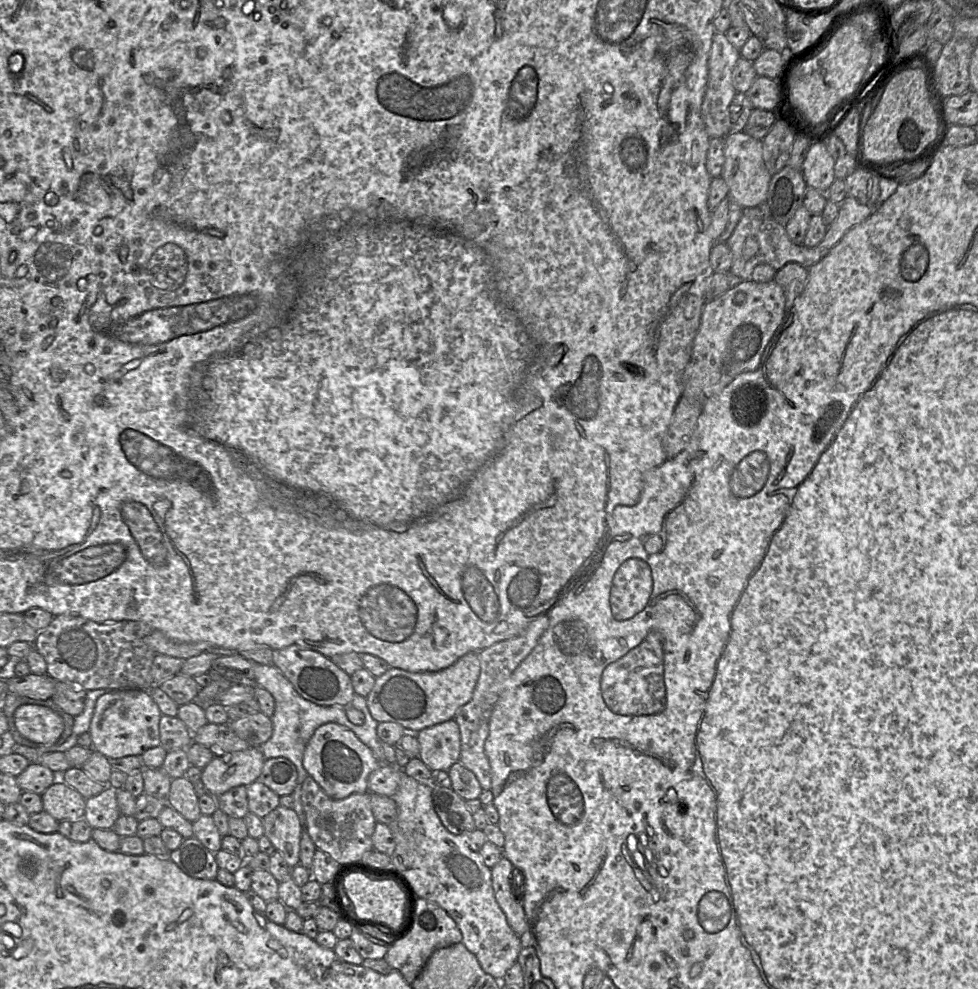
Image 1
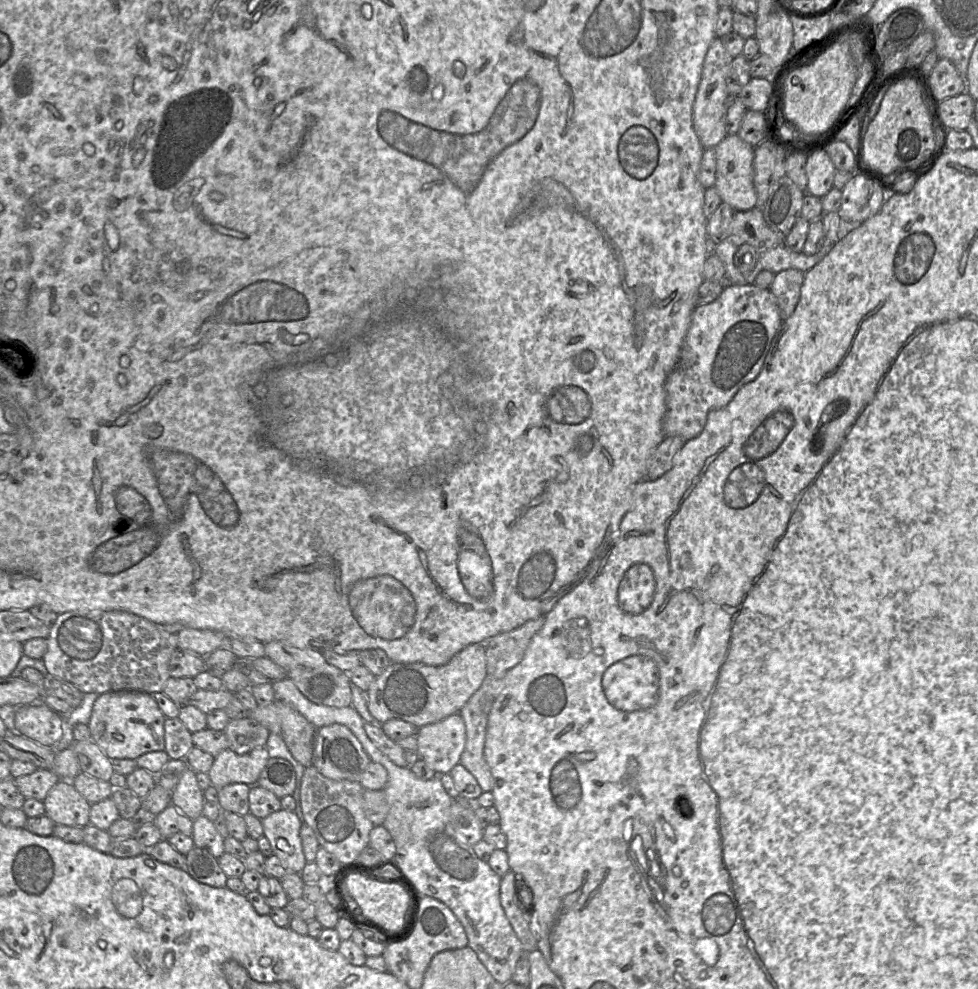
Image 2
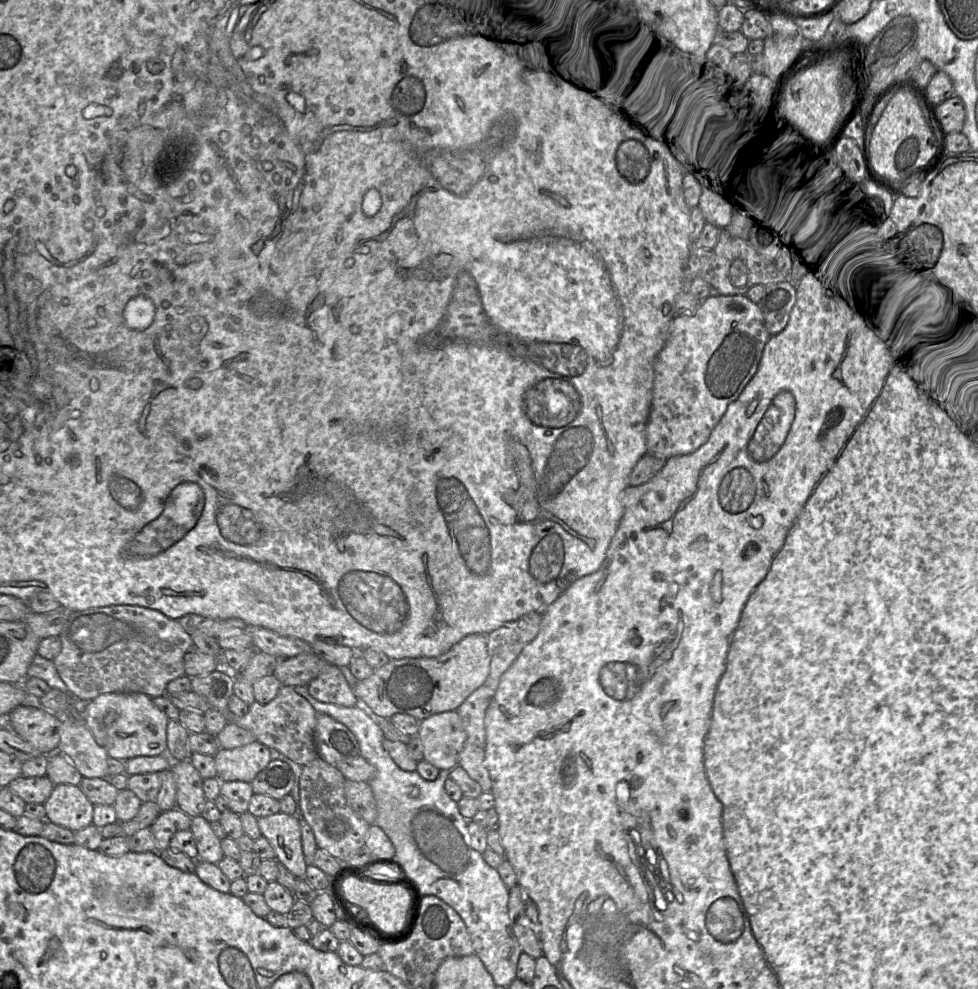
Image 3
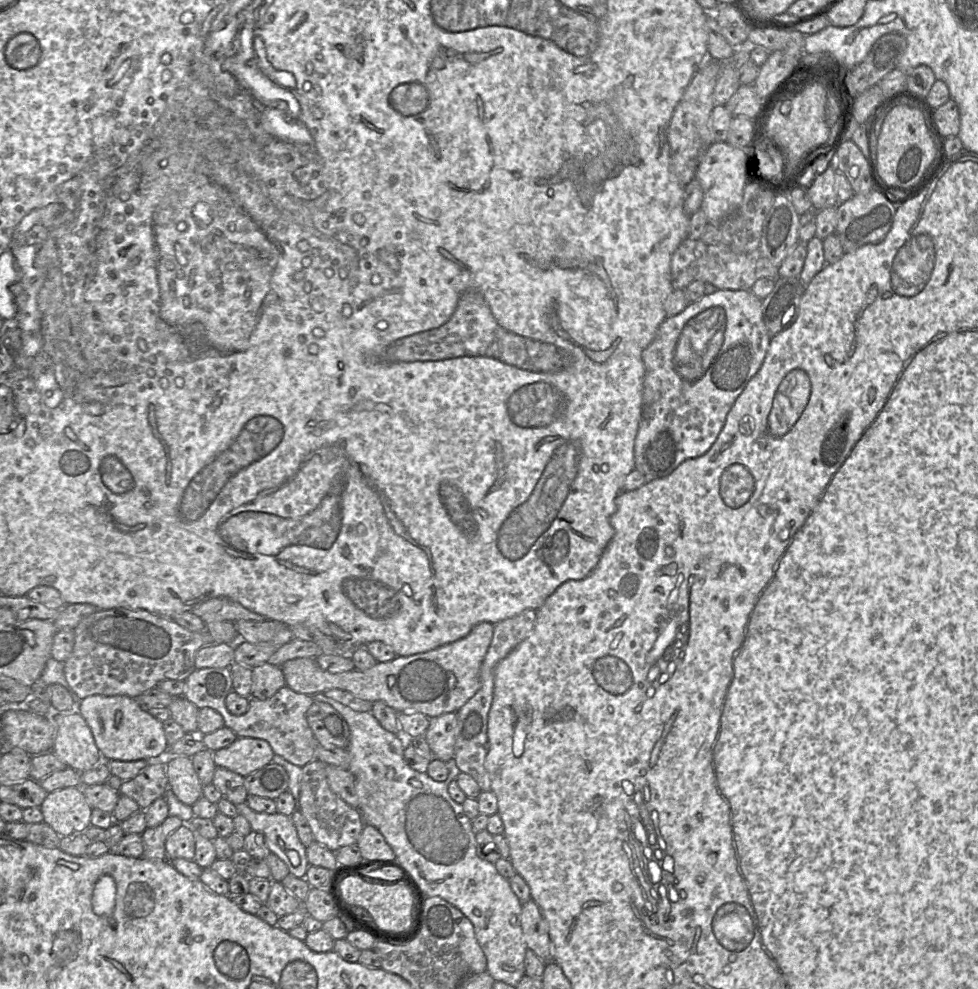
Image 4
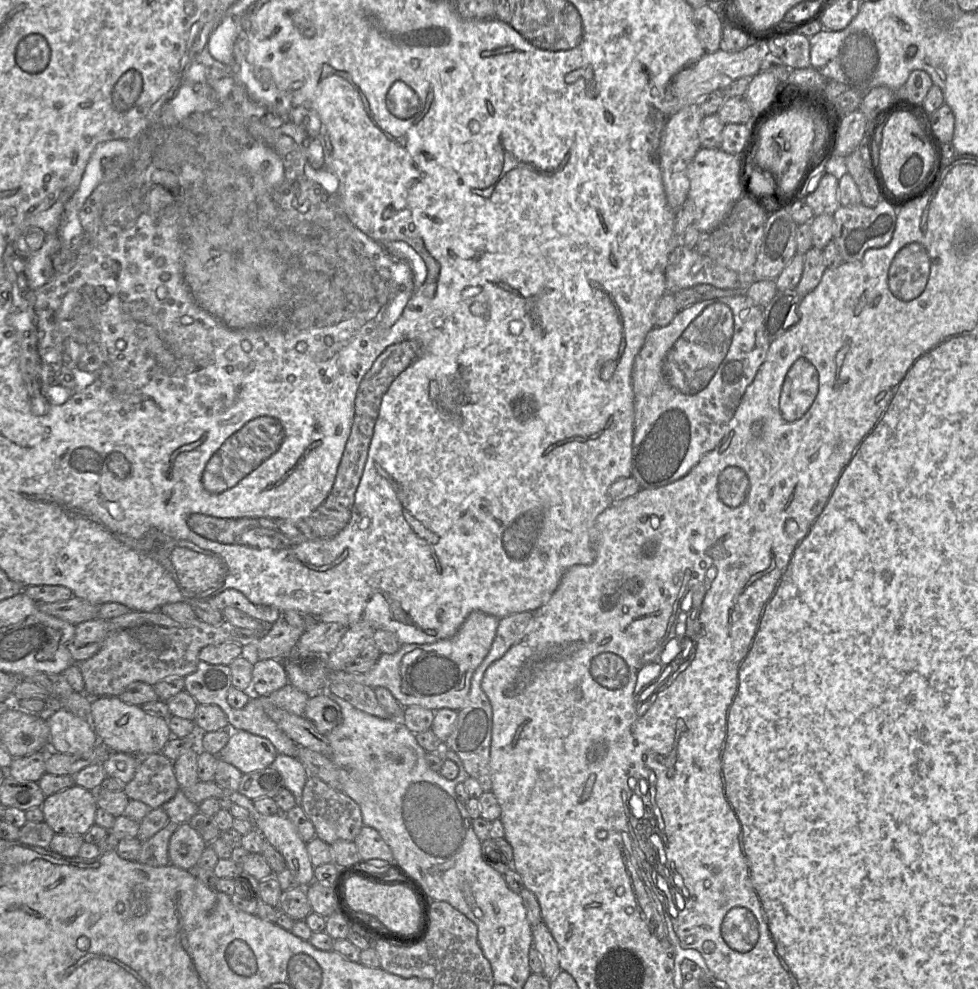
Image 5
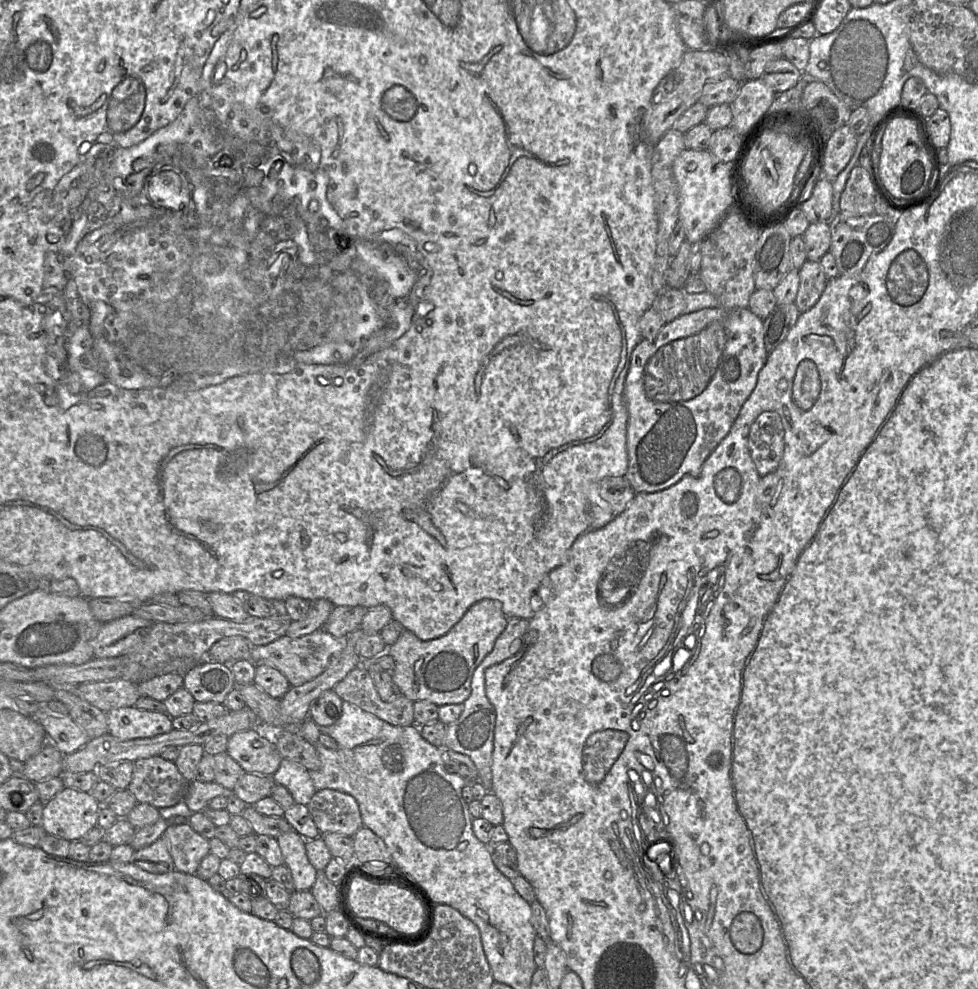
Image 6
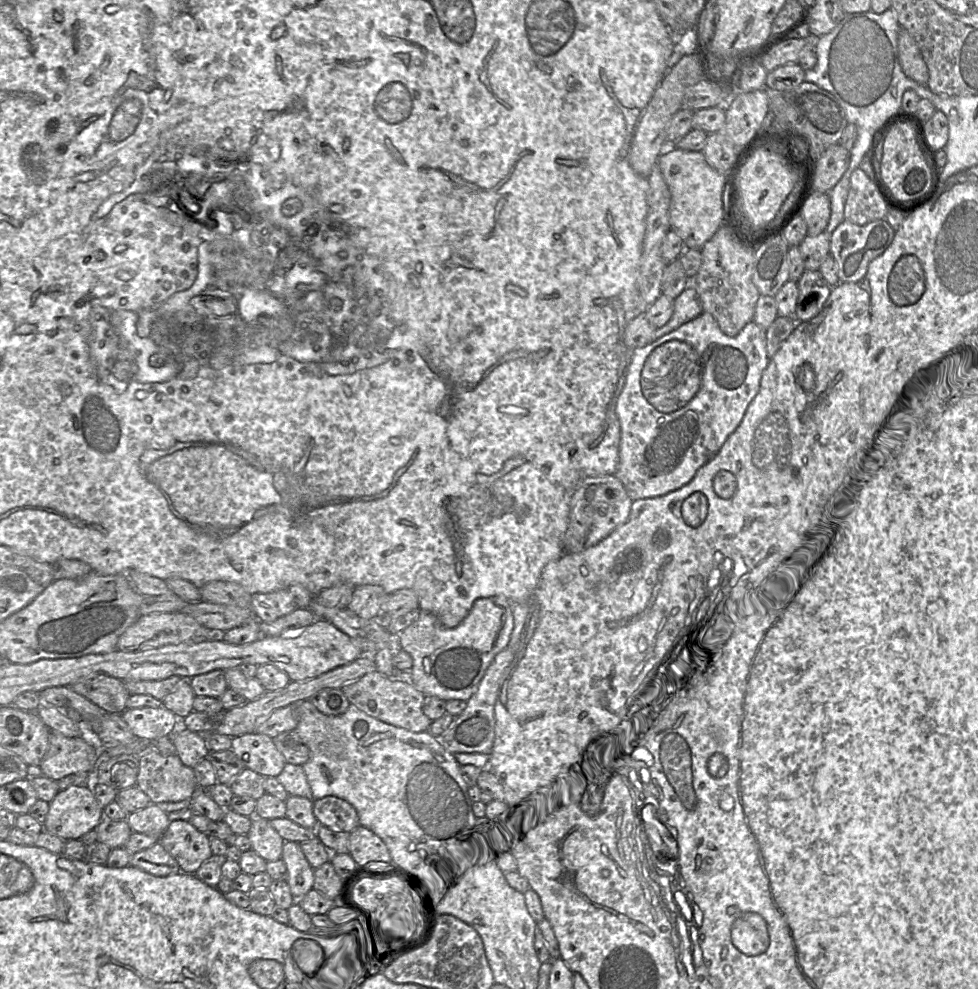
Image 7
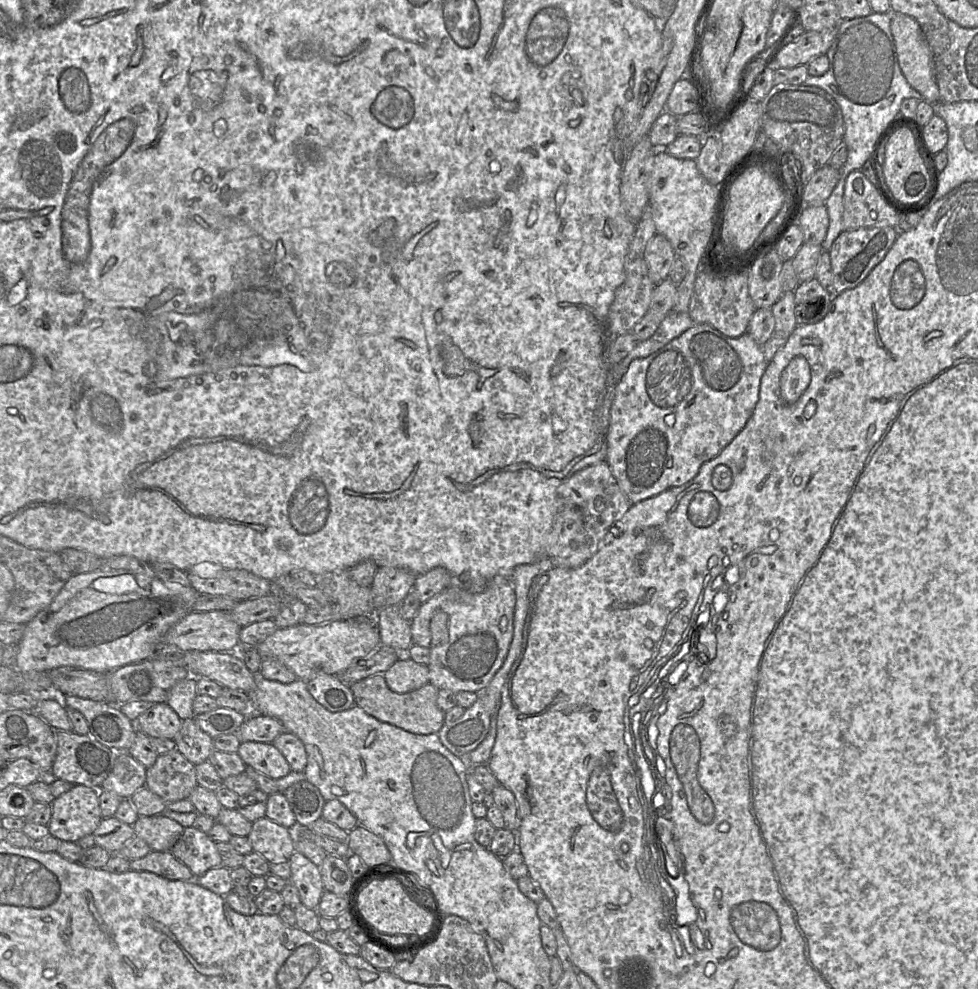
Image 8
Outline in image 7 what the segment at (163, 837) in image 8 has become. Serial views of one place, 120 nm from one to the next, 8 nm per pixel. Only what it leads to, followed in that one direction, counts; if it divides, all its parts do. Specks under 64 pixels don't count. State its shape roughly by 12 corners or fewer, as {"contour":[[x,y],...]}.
{"contour":[[153,803],[128,814],[132,832],[161,838],[168,814]]}

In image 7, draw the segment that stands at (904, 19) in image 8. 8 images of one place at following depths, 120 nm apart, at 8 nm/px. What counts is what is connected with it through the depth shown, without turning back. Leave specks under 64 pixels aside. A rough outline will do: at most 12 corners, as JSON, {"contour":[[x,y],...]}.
{"contour":[[901,26],[898,53],[905,75],[928,87],[929,71],[911,34]]}

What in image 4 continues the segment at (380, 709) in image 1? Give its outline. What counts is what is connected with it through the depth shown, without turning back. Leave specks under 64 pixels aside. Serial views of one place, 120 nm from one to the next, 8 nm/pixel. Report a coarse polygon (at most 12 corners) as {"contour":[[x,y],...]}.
{"contour":[[494,625],[455,642],[330,673],[286,661],[286,685],[333,688],[396,712],[457,712],[481,687]]}

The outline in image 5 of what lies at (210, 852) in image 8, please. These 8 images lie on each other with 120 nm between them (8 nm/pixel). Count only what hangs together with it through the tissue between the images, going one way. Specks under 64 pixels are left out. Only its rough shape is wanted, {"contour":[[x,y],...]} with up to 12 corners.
{"contour":[[189,822],[169,842],[170,864],[190,871],[207,845]]}

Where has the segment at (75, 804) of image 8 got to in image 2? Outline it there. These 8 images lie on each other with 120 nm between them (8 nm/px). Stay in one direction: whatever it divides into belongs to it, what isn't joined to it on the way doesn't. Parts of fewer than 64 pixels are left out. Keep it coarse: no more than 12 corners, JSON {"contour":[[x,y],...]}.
{"contour":[[70,781],[43,800],[56,825],[85,827],[91,804]]}

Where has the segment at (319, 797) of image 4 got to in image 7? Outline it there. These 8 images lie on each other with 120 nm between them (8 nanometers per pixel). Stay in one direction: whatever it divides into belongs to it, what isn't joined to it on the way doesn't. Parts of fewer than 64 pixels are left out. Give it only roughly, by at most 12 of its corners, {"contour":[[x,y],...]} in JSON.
{"contour":[[336,796],[313,800],[317,826],[351,833],[356,809]]}

